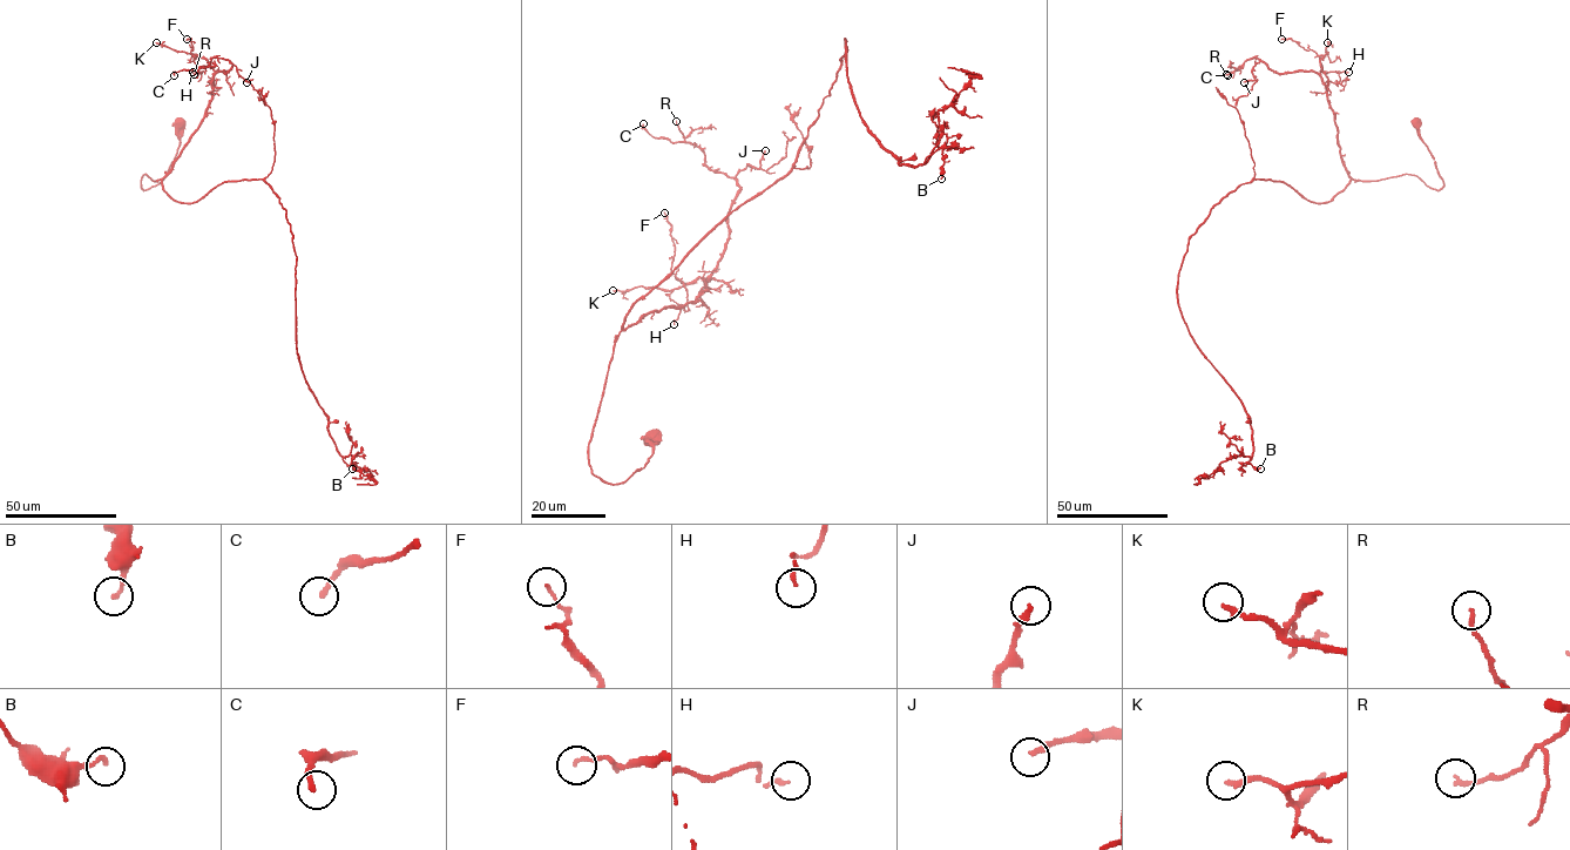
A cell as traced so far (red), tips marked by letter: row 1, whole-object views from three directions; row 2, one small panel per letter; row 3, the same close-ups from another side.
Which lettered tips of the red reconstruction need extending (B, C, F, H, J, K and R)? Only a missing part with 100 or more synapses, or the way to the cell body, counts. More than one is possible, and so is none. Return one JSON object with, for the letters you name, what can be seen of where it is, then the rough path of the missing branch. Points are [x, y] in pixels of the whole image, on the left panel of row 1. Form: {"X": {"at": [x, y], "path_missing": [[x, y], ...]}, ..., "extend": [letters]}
{"extend": []}

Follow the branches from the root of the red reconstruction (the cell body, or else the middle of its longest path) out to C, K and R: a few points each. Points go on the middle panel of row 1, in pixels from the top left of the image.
C: (650, 443), (624, 481), (591, 472), (615, 338), (706, 289), (739, 186), (643, 123)
K: (650, 443), (624, 481), (591, 472), (615, 338), (692, 302), (710, 278), (613, 290)
R: (650, 443), (644, 466), (624, 481), (591, 472), (588, 444), (615, 338), (706, 289), (739, 188), (676, 121)

